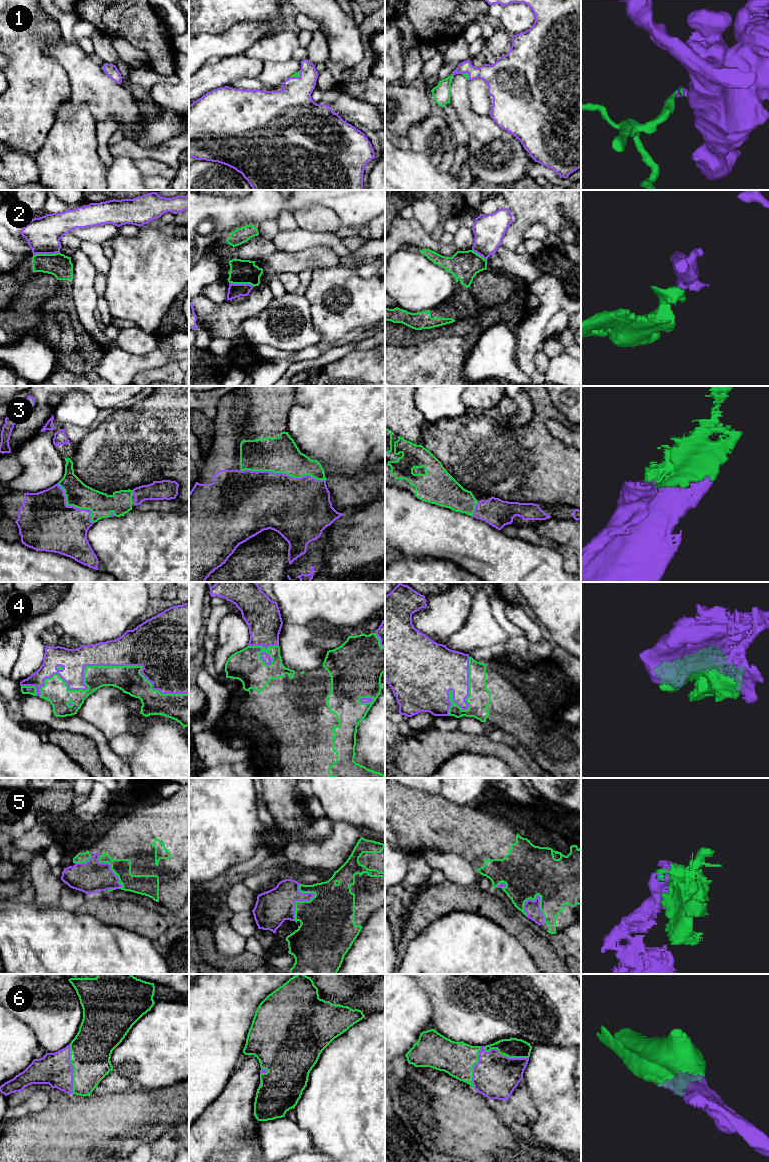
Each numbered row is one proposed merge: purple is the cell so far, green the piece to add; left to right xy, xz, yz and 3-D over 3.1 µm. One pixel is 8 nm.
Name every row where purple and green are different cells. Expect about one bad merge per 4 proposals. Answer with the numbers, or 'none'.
2

